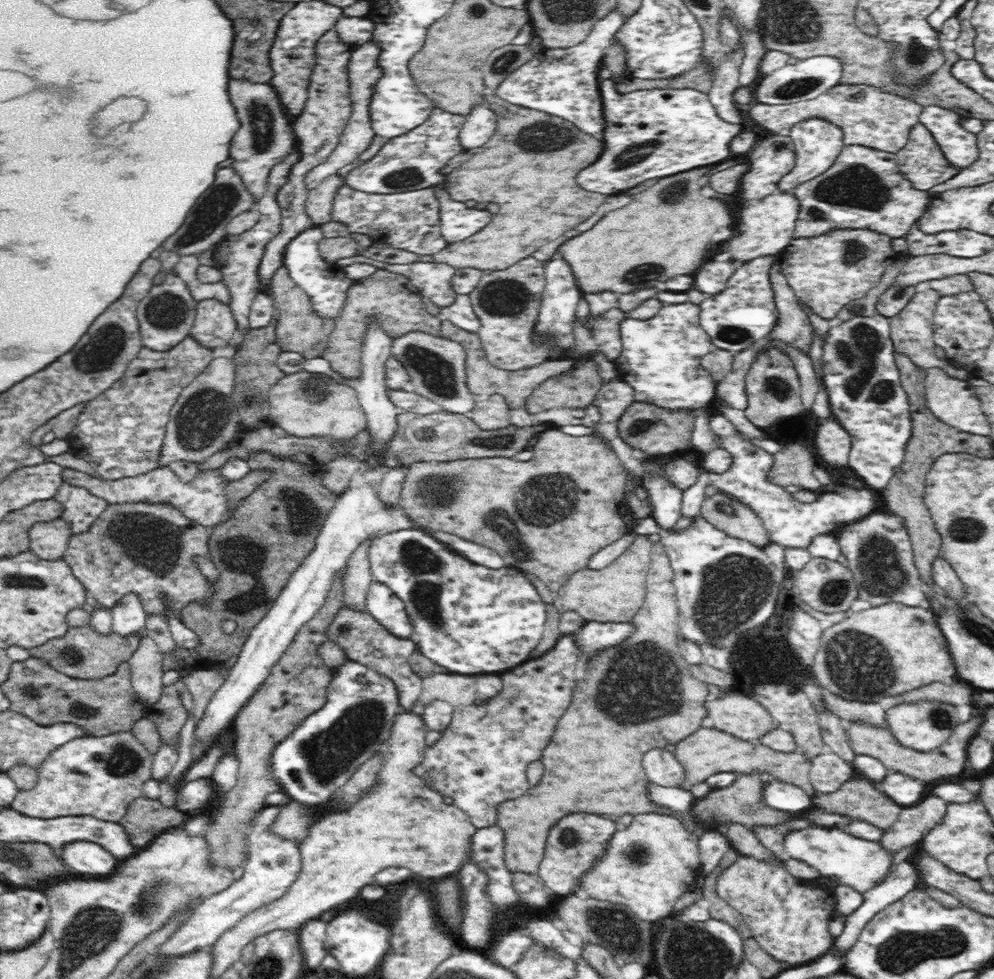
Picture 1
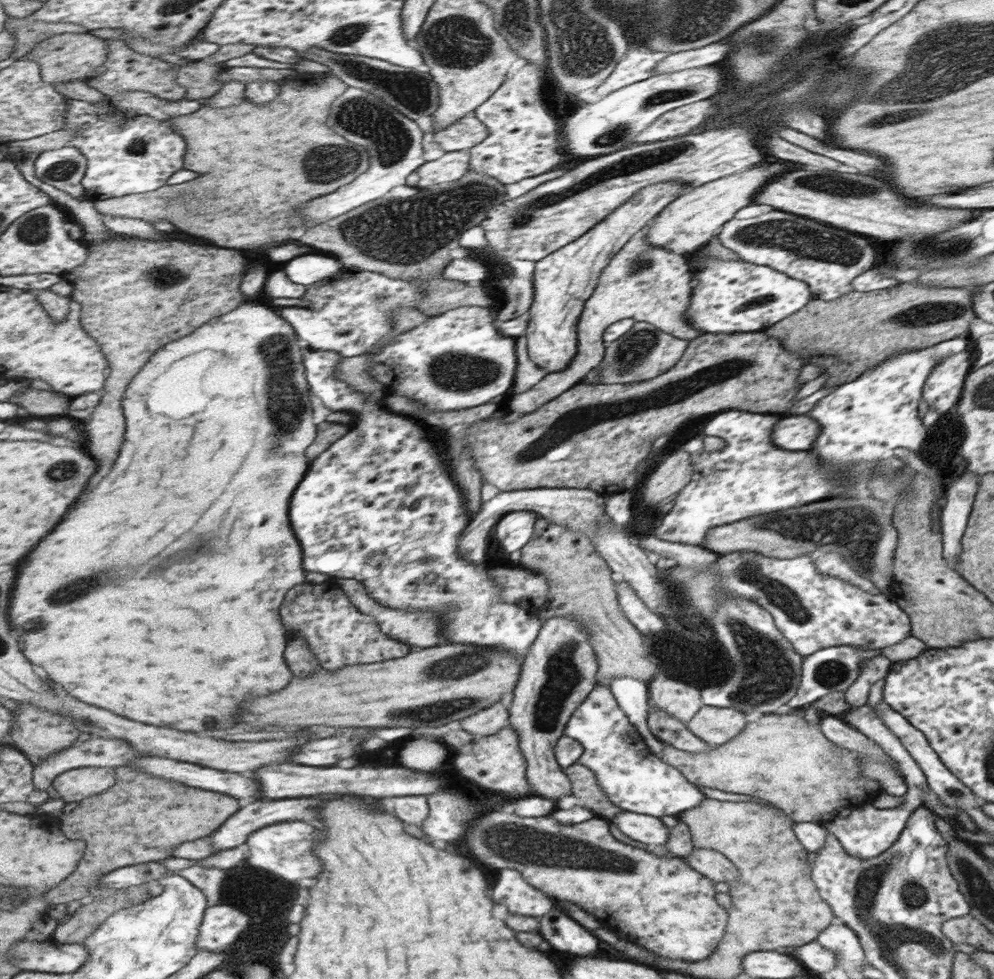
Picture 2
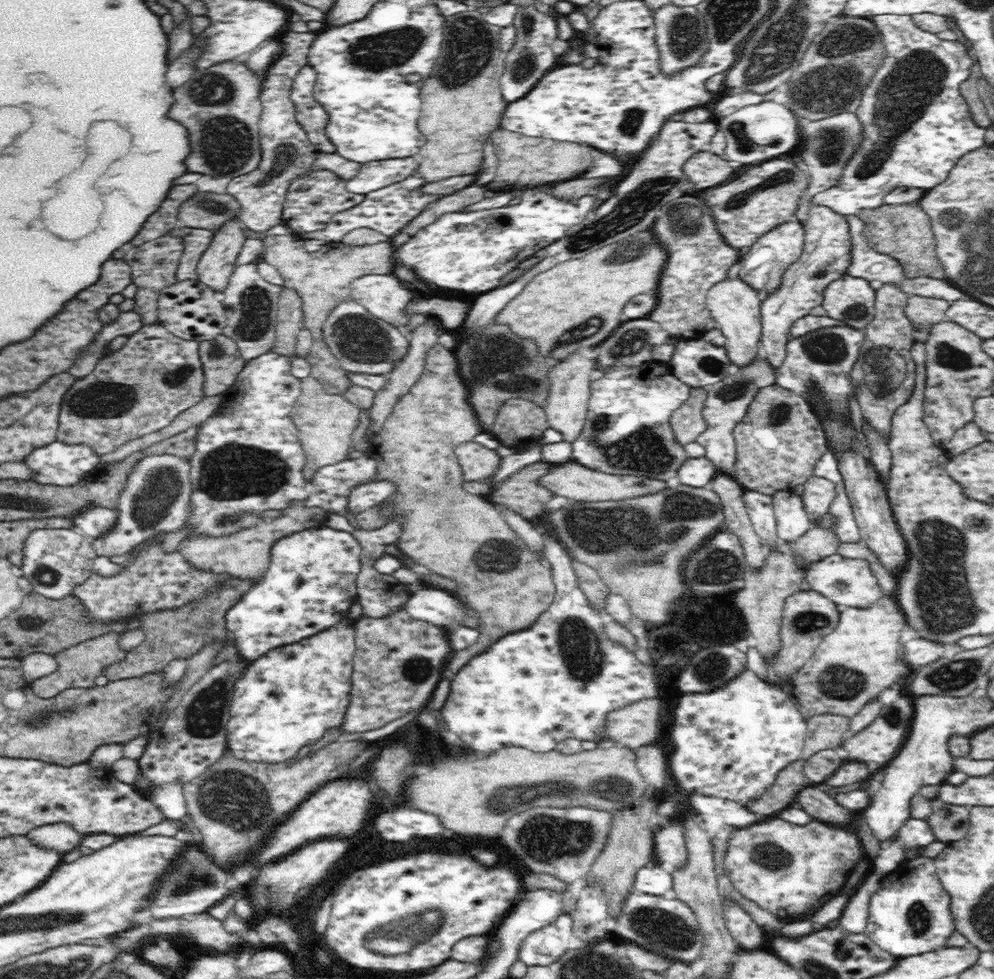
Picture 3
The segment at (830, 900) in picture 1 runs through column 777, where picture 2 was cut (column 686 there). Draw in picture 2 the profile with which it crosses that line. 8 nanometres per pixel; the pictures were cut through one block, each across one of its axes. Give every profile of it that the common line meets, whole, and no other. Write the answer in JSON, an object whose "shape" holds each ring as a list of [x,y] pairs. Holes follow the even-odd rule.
{"shape":[[[489,810],[480,814],[477,819],[472,821],[470,828],[466,834],[461,838],[465,842],[465,846],[469,848],[469,852],[479,860],[485,862],[493,868],[510,869],[523,874],[522,880],[540,890],[545,895],[551,896],[554,900],[562,902],[567,900],[579,905],[583,910],[591,913],[595,918],[602,922],[605,928],[609,928],[617,936],[621,936],[623,930],[623,938],[635,940],[635,945],[650,951],[651,953],[667,958],[685,961],[704,961],[711,957],[714,953],[716,946],[720,943],[720,938],[724,936],[725,929],[728,924],[727,909],[724,909],[717,900],[715,900],[715,886],[711,879],[702,876],[699,872],[692,870],[682,858],[679,857],[657,857],[650,854],[644,848],[639,846],[631,846],[628,843],[623,843],[618,840],[612,833],[610,823],[605,818],[597,817],[595,819],[585,820],[580,824],[565,825],[551,819],[550,816],[520,818],[515,814],[505,814],[505,812],[496,810]]]}

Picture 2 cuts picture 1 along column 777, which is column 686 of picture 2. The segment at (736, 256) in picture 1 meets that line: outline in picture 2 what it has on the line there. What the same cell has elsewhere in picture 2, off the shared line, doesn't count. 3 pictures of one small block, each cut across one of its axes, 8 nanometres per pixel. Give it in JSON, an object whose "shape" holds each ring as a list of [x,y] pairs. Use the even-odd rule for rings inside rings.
{"shape":[[[757,164],[753,168],[737,171],[735,174],[717,178],[716,181],[707,182],[701,186],[691,188],[689,192],[683,192],[676,200],[669,202],[651,222],[645,226],[643,233],[649,240],[649,246],[671,250],[673,254],[686,256],[697,251],[701,244],[711,240],[713,236],[729,222],[729,218],[743,208],[745,204],[752,204],[753,192],[757,188],[764,188],[769,178],[773,180],[775,174],[785,172],[785,164]]]}

